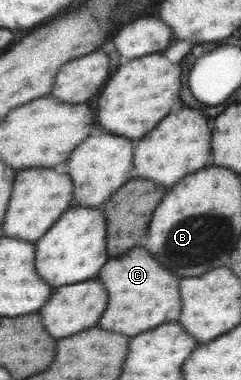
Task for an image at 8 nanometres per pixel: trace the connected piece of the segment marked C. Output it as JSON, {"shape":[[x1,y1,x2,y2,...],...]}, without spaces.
{"shape":[[142,244,117,257,109,257,98,277,108,292,108,306,98,324,102,330,136,336,154,326,175,322,180,317,180,280,176,278,176,274,168,272,158,260,154,260,154,256]]}

